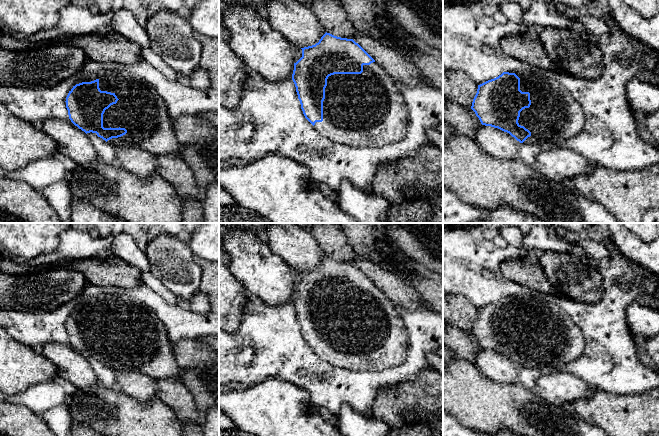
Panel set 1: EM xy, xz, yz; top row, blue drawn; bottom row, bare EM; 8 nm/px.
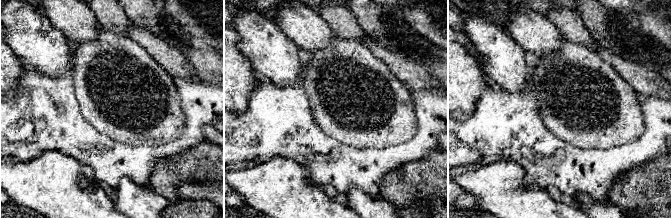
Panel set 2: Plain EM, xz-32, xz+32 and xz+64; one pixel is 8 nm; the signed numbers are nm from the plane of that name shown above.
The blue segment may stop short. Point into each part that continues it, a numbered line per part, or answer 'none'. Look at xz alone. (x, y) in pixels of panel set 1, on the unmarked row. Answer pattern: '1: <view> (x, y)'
1: xz (367, 333)

